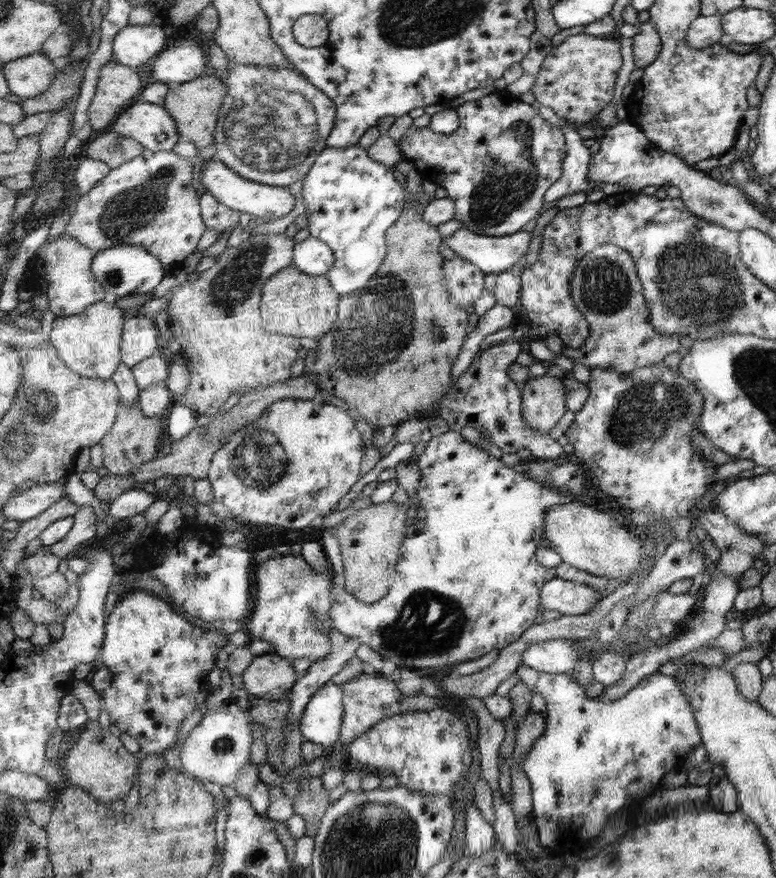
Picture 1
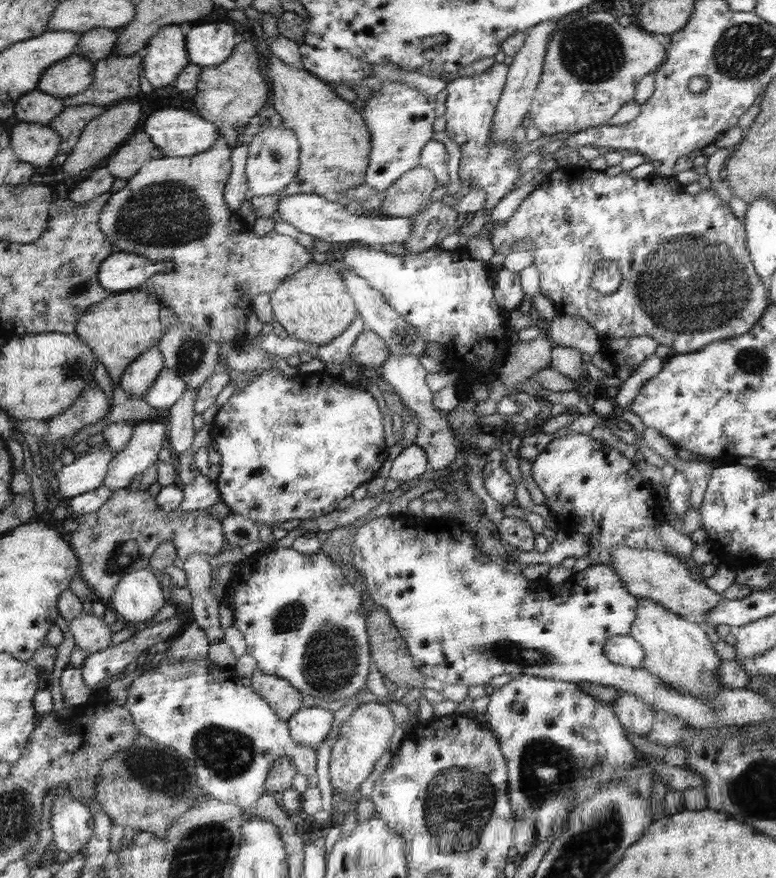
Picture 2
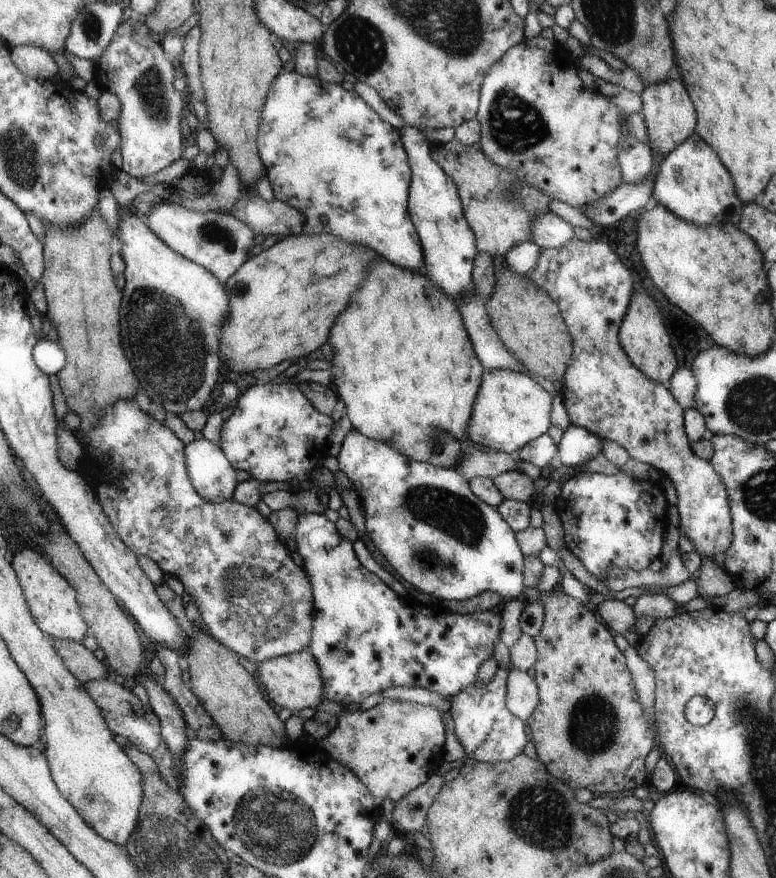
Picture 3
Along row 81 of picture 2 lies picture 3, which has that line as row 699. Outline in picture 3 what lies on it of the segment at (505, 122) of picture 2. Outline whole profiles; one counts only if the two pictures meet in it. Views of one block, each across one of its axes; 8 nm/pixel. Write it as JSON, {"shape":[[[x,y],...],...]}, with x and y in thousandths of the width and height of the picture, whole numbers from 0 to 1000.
{"shape":[[[661,760],[655,762],[653,777],[652,804],[657,813],[677,821],[693,804],[693,780],[680,765]]]}

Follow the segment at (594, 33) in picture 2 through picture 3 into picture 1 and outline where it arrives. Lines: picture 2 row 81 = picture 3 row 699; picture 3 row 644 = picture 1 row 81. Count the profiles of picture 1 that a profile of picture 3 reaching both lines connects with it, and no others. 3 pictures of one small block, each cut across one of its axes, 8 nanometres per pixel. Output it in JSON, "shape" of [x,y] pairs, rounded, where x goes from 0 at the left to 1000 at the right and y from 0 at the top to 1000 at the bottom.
{"shape":[[[755,36],[740,39],[710,56],[700,68],[684,104],[691,115],[711,123],[728,139],[751,144],[768,133],[768,128],[789,116],[799,75],[799,43],[771,43]]]}

